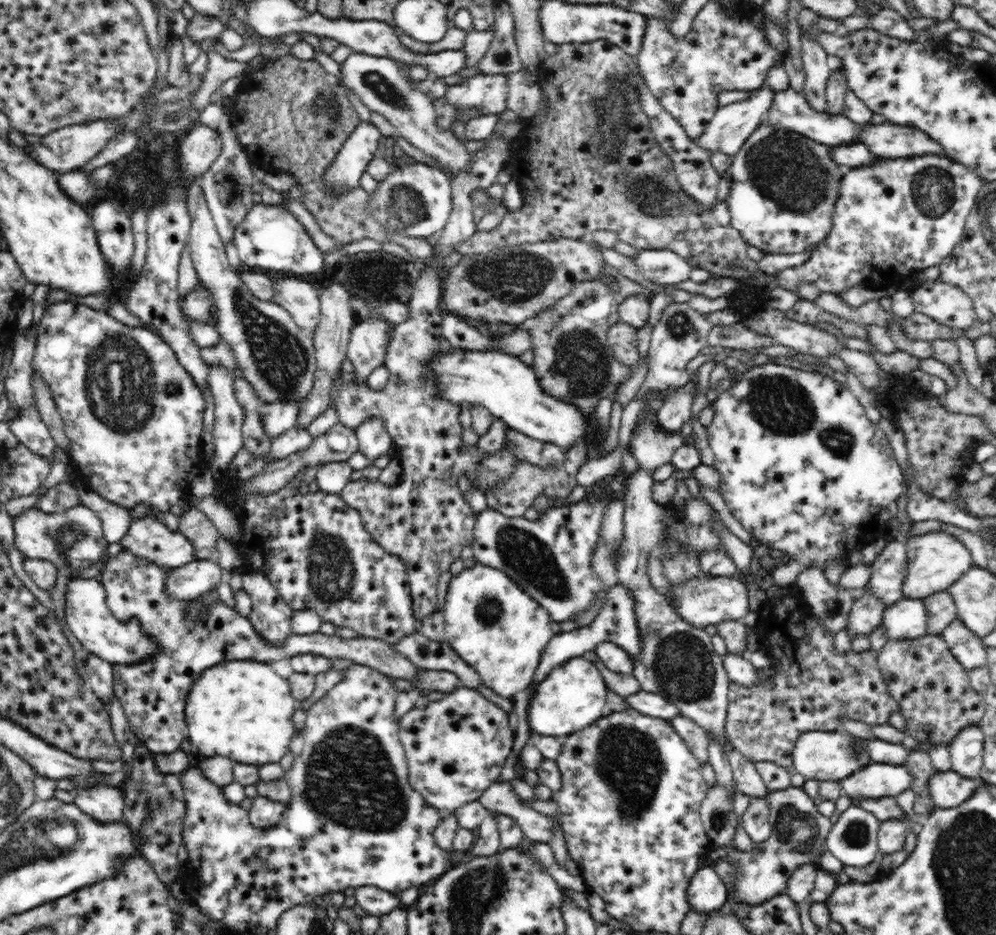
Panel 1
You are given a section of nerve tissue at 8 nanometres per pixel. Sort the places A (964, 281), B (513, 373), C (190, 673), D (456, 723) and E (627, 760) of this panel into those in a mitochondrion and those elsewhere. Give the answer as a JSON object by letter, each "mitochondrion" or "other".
{"A":"other","B":"other","C":"other","D":"other","E":"mitochondrion"}

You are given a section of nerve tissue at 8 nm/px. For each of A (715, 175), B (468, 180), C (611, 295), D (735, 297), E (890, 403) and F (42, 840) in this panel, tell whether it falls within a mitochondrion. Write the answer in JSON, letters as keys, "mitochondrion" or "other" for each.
{"A":"other","B":"other","C":"other","D":"other","E":"other","F":"mitochondrion"}

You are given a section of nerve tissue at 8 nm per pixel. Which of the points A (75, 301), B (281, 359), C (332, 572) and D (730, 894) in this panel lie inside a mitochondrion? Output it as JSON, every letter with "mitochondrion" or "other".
{"A":"other","B":"mitochondrion","C":"mitochondrion","D":"other"}

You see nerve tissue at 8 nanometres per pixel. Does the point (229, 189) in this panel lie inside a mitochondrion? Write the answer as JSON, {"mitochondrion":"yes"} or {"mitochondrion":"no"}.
{"mitochondrion":"yes"}

